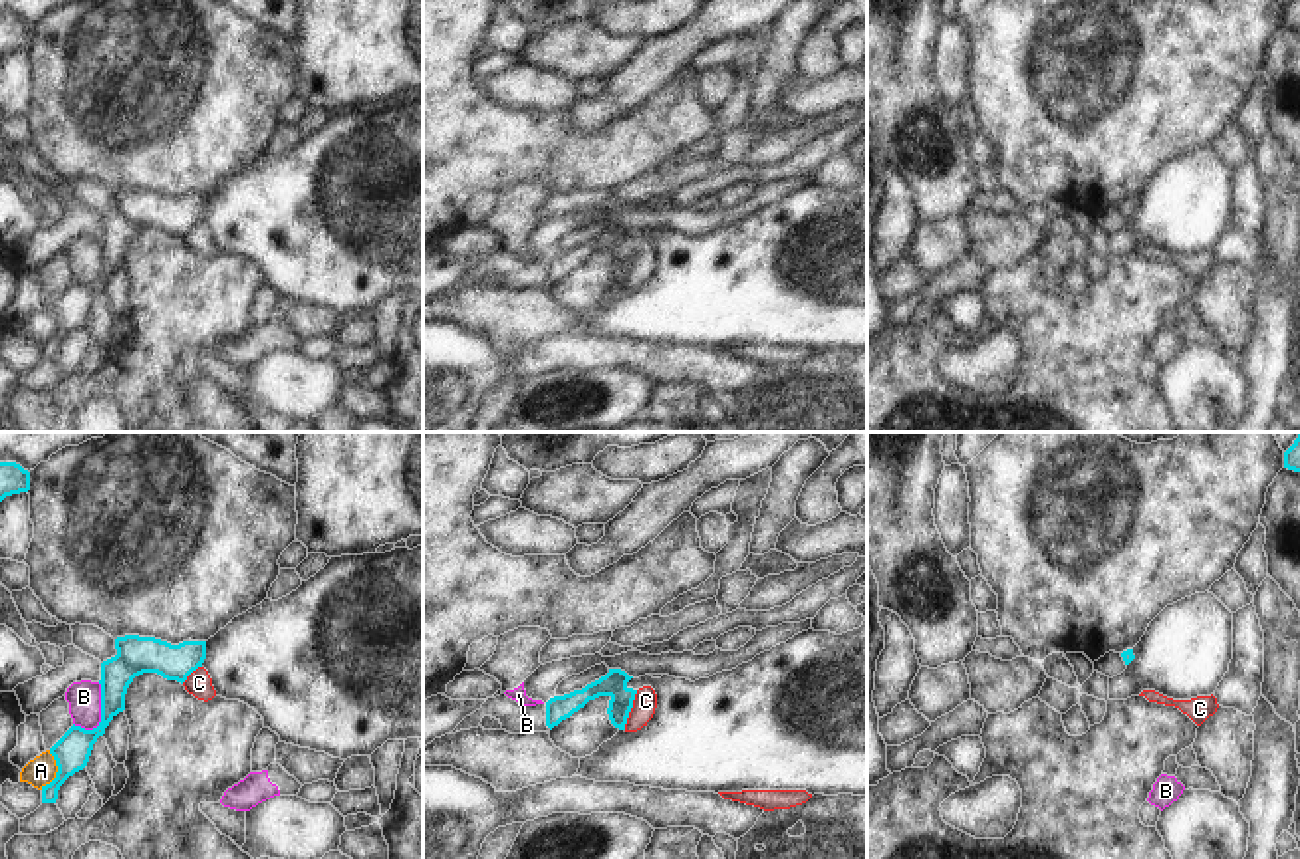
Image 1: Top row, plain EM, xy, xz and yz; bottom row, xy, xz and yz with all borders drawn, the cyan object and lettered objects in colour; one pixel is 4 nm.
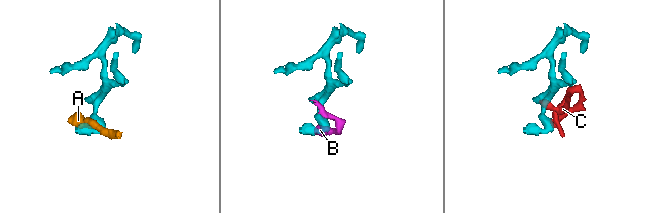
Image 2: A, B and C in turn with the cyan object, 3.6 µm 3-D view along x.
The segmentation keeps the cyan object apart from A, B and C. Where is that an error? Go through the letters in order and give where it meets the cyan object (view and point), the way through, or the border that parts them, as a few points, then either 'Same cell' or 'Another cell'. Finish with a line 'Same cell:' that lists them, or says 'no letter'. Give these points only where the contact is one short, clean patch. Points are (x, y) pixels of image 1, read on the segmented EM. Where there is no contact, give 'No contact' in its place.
A: Touches cyan at xy (58, 770). Boundary: xy (50, 750), (56, 774), (40, 788). Another cell
B: Touches cyan at xy (102, 715). Boundary: xy (100, 683), (100, 723), (92, 729), (76, 727). Another cell
C: Touches cyan at xz (630, 711). Boundary: xz (638, 691), (624, 729). Another cell
Same cell: no letter.

